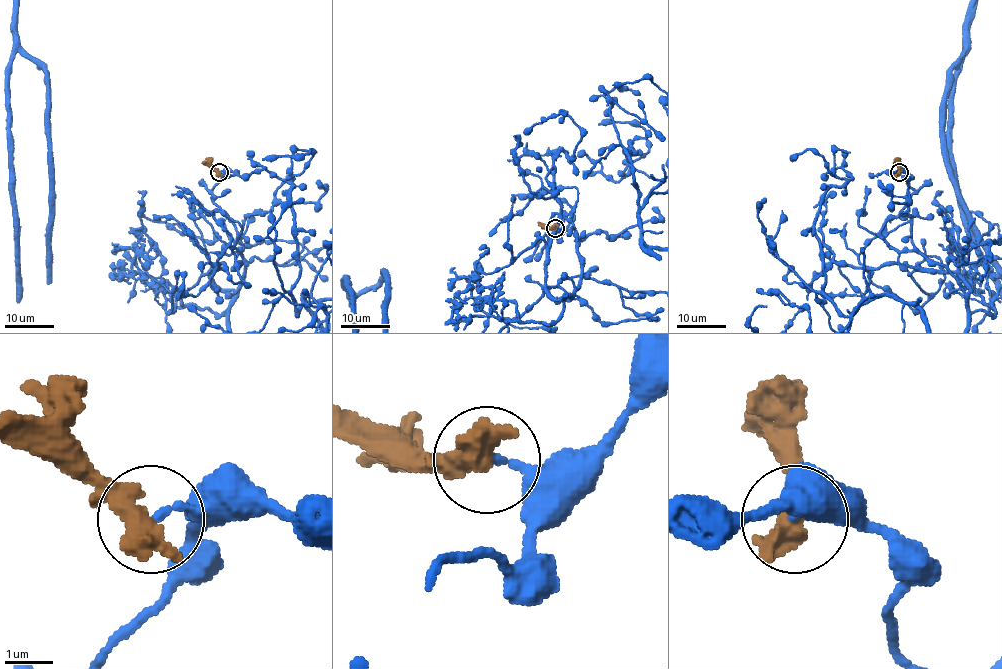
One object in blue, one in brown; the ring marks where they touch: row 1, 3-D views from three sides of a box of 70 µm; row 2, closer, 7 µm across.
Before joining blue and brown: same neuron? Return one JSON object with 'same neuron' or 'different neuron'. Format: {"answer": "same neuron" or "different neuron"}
{"answer": "different neuron"}

